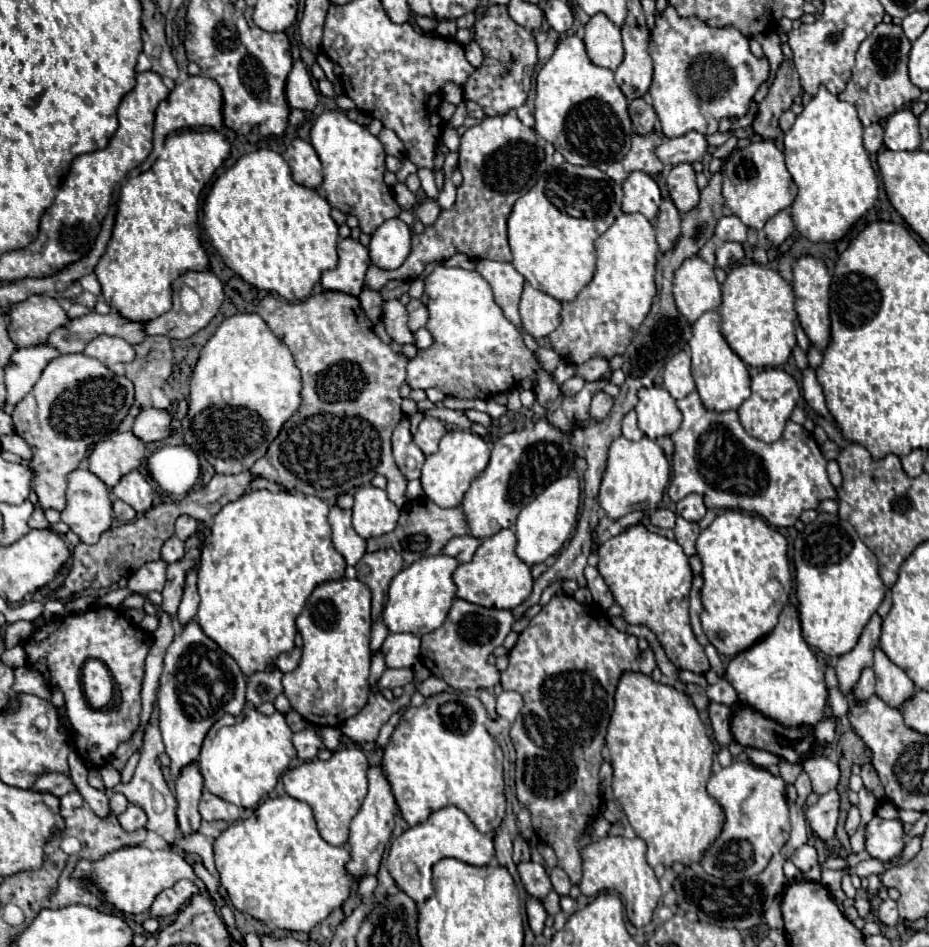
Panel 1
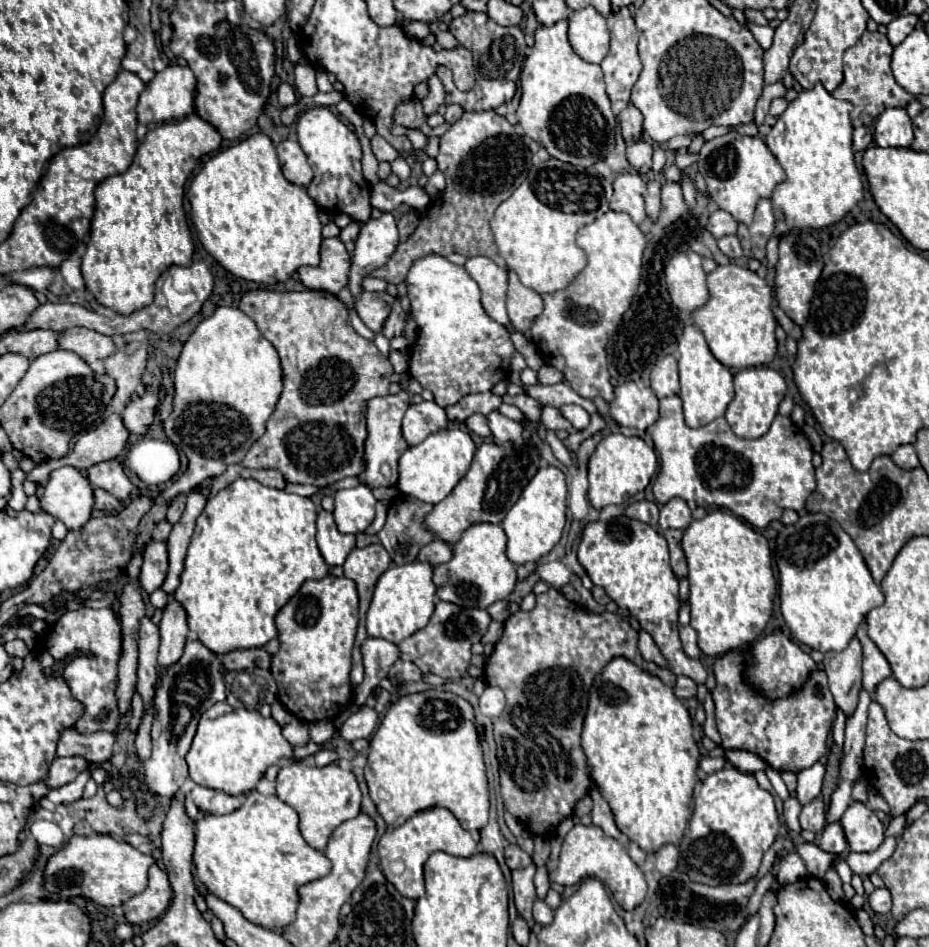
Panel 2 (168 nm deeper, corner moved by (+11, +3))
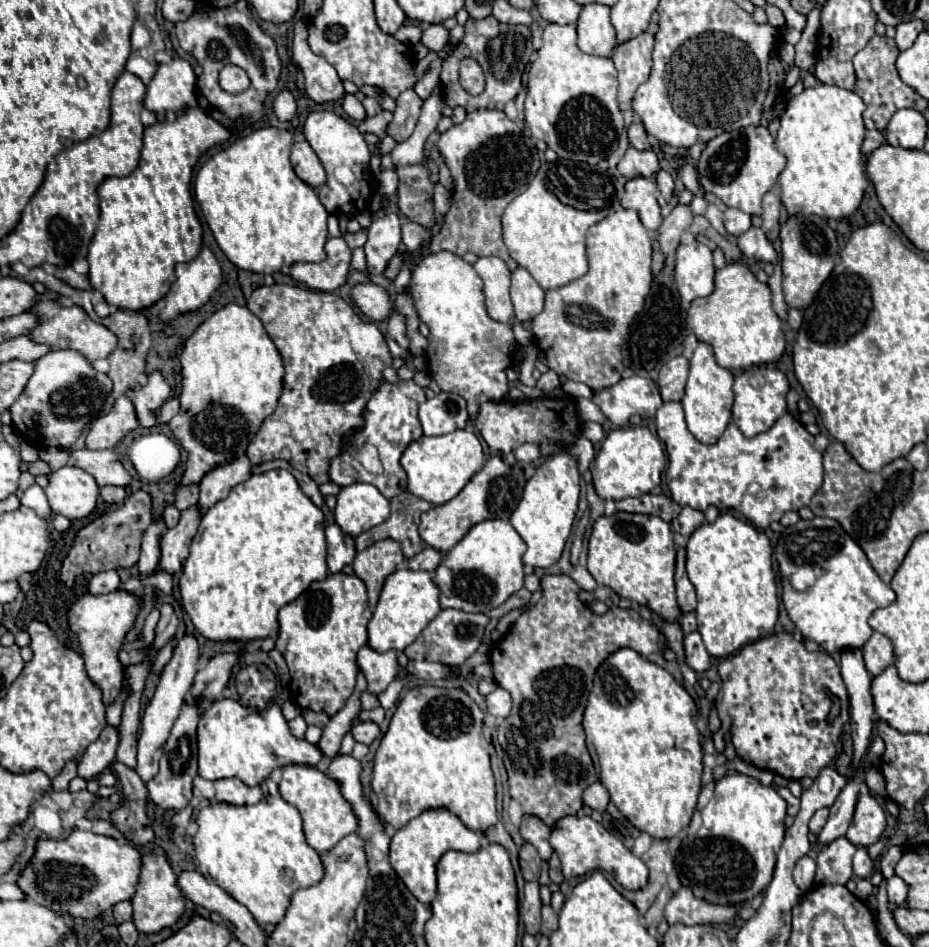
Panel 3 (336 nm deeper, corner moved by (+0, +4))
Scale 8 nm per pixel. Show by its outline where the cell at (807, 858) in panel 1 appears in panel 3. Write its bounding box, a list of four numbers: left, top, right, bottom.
[794,856,816,890]

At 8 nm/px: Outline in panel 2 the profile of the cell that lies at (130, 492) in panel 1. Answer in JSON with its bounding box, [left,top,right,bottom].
[85,459,133,501]

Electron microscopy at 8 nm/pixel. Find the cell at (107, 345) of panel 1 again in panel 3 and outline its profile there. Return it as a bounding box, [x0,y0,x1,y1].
[30,292,118,362]

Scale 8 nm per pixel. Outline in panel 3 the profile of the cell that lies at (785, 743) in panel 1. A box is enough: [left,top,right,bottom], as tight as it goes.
[714,632,848,780]

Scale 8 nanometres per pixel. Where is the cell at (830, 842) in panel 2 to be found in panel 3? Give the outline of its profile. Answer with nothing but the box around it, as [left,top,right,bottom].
[816,838,856,884]

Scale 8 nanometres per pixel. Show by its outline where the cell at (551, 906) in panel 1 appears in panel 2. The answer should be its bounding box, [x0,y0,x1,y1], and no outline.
[533,899,553,925]

